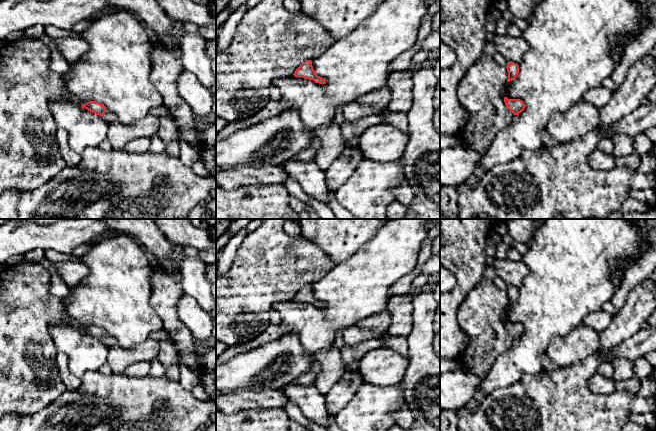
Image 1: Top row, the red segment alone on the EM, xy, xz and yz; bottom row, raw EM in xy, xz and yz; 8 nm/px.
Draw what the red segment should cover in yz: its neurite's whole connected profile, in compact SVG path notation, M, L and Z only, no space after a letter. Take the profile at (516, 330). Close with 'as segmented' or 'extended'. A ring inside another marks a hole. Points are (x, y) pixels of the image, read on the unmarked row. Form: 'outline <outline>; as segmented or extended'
outline M504 321L504 326L507 332L514 338L519 339L525 332L525 328L520 323L508 323Z; as segmented

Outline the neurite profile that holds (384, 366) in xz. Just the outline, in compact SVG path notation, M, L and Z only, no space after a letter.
M390 347L376 348L359 360L358 373L363 383L389 386L402 382L408 358Z

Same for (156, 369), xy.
M158 359L150 362L149 375L151 376L165 376L165 369Z

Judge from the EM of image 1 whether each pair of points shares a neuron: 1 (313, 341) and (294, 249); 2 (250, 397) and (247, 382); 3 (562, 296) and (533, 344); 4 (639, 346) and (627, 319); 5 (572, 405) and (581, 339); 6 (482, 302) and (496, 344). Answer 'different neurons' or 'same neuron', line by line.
1: different neurons
2: different neurons
3: same neuron
4: different neurons
5: different neurons
6: same neuron

